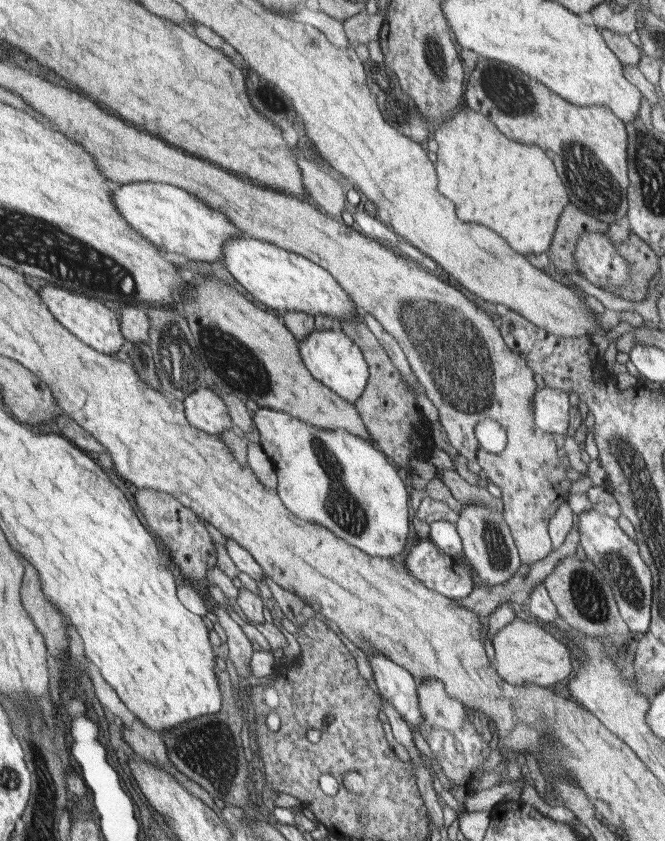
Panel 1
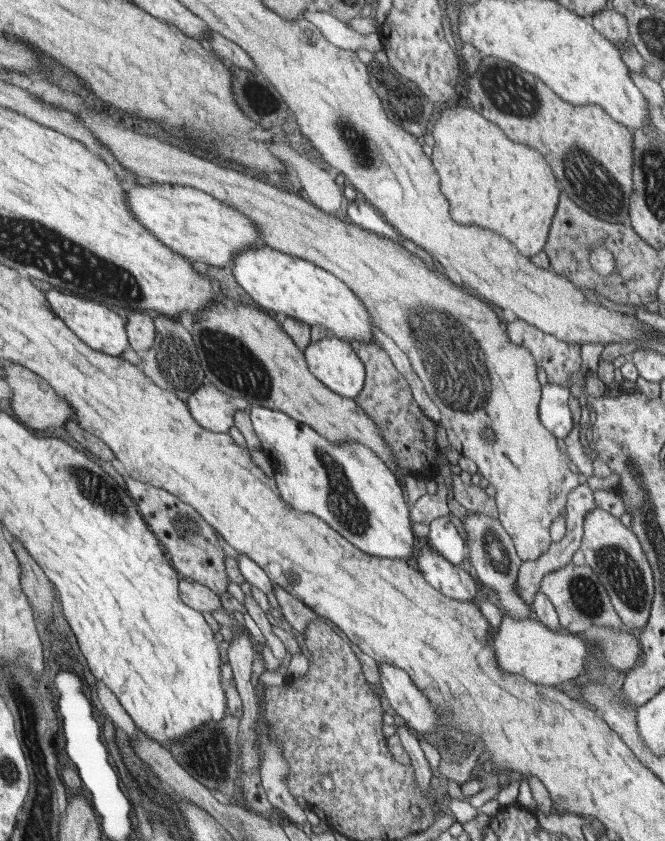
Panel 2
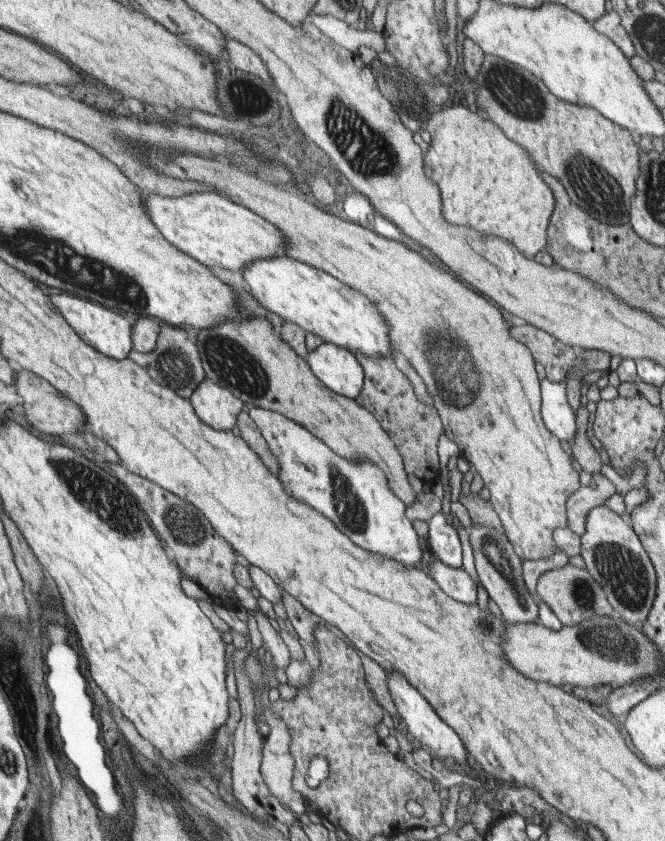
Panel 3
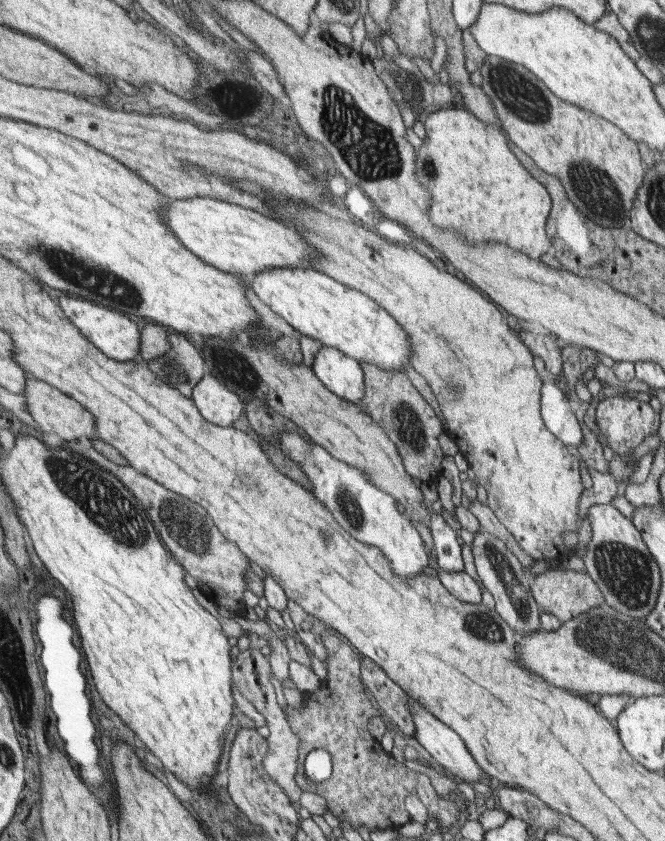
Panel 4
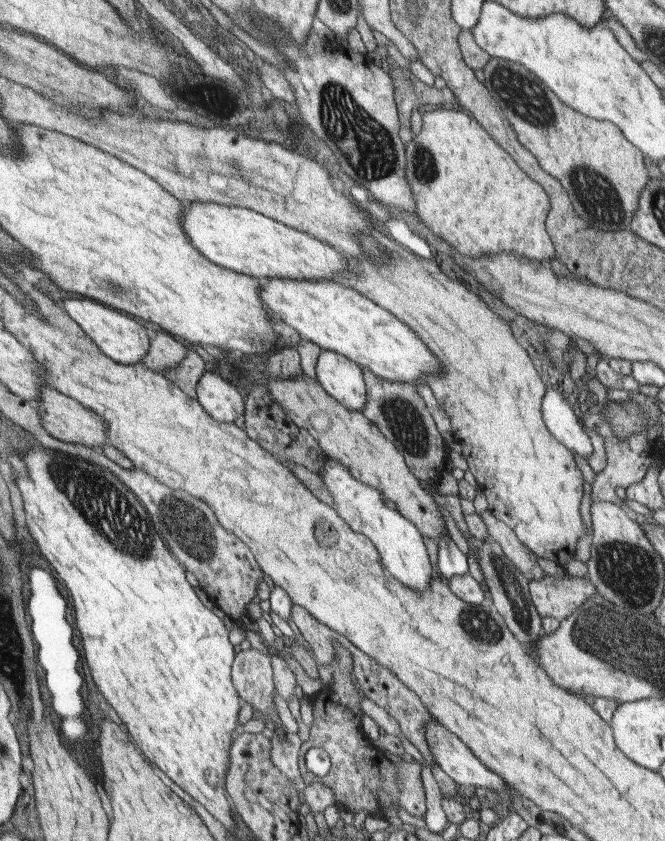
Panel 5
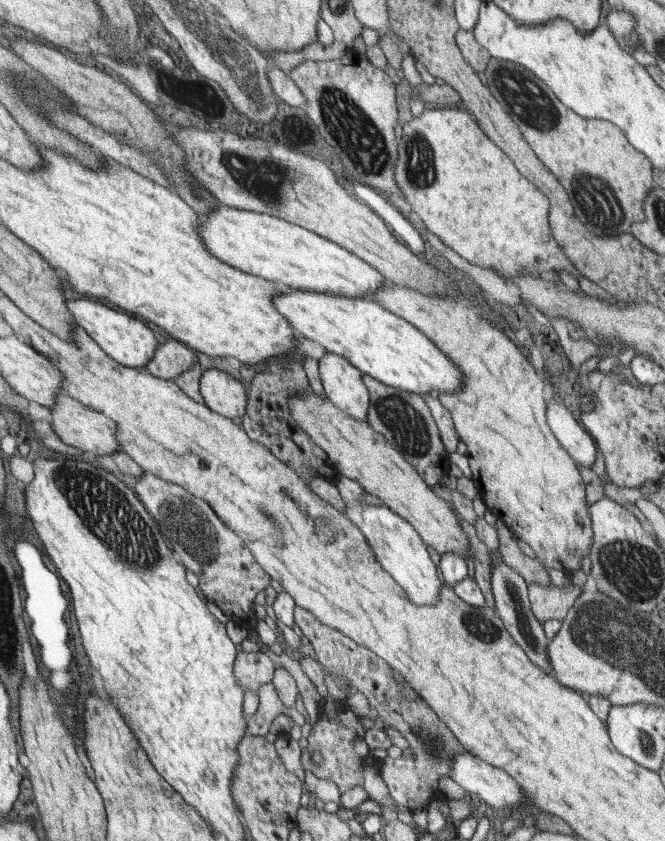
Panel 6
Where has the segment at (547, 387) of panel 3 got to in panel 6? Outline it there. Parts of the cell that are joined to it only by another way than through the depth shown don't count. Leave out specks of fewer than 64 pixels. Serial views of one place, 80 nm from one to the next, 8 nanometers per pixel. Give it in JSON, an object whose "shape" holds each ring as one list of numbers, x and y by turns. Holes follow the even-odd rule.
{"shape":[[557,395,546,405,546,420,554,436,576,463,591,468,596,458,595,439,574,419]]}

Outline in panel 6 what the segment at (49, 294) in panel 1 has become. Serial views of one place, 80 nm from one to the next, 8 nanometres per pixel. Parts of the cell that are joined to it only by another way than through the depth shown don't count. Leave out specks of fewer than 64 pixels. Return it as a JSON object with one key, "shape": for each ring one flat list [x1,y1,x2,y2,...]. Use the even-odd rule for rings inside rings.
{"shape":[[93,298,68,301,68,307,74,315,75,322,87,331,116,362,131,368,144,368,151,364,151,358,158,348,156,348,154,332,144,322,128,314,116,312,104,304,98,304,98,301]]}

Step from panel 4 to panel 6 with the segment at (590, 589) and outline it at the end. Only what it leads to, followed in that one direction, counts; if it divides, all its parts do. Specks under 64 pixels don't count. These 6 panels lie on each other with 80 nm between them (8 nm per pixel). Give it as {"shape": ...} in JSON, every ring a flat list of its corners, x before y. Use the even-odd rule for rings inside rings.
{"shape":[[527,584,529,602,534,616,538,622,544,624,548,620,563,622,571,606,582,595,582,588,570,584,568,588,540,586,540,584]]}

